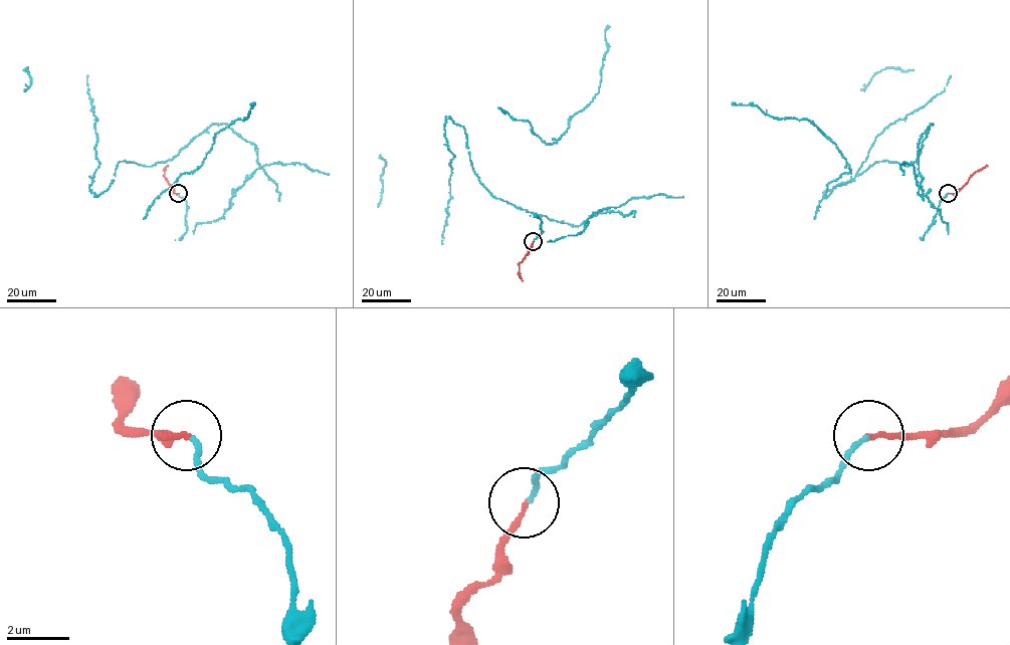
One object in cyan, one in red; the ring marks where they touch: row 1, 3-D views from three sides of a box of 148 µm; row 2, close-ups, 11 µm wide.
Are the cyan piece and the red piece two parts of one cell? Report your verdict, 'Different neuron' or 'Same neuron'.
Same neuron

